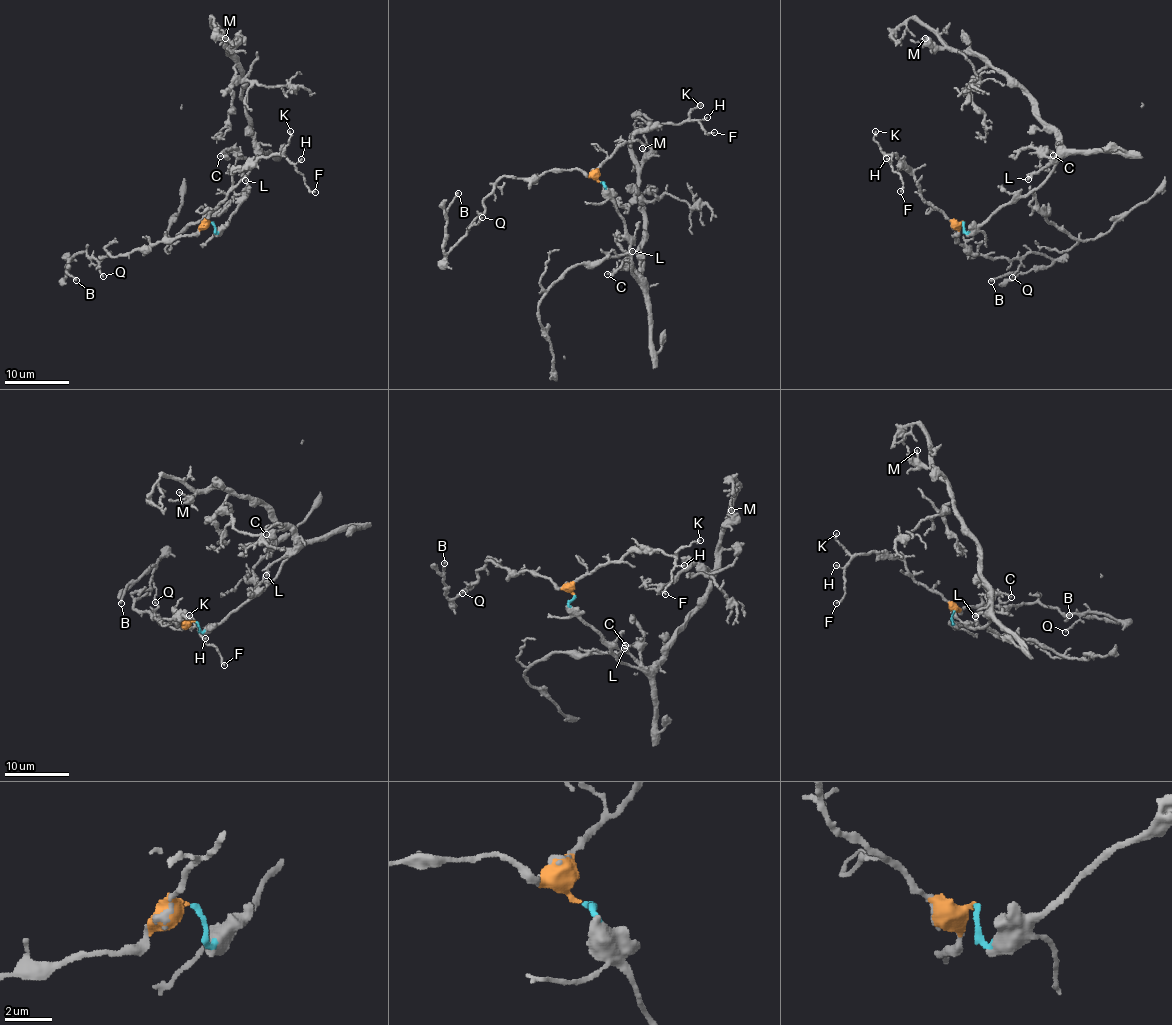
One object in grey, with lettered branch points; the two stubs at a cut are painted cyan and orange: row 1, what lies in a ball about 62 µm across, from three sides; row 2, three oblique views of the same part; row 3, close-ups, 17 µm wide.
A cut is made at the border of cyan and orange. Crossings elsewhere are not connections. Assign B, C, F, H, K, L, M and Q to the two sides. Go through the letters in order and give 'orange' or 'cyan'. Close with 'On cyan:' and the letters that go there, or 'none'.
B: orange
C: cyan
F: orange
H: orange
K: orange
L: cyan
M: cyan
Q: orange
On cyan: C, L, M

